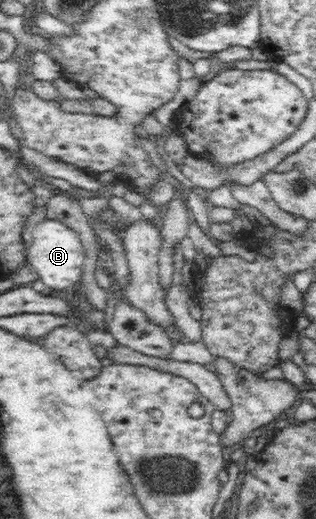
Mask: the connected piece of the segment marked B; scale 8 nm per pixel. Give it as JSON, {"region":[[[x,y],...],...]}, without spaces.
{"region":[[[45,219],[36,223],[32,243],[27,248],[26,258],[27,263],[34,268],[47,290],[64,290],[68,286],[76,286],[81,280],[83,269],[86,266],[85,248],[80,236],[62,221],[55,219]]]}

